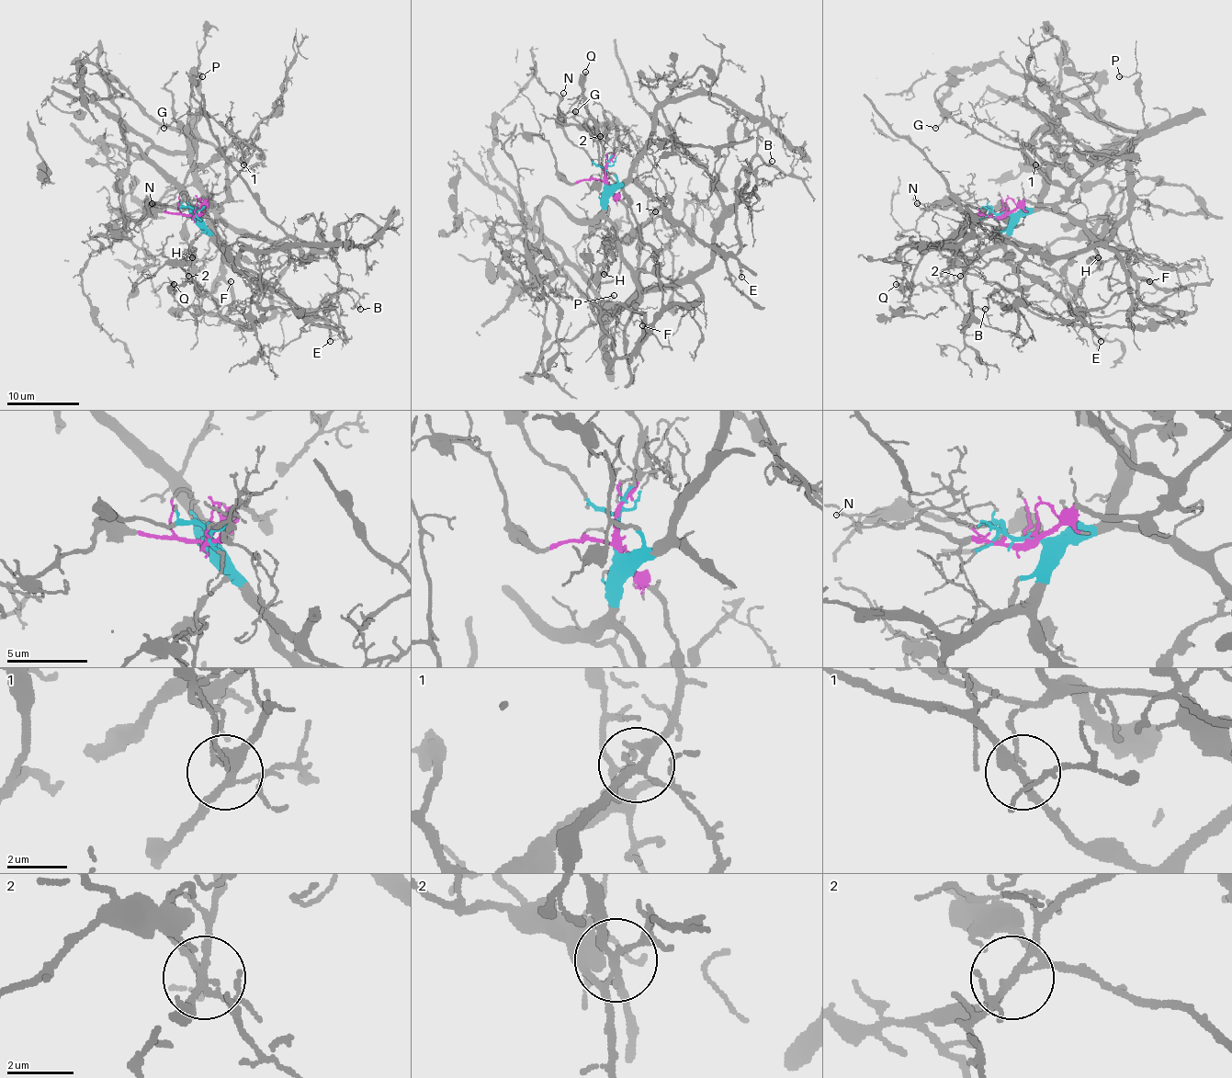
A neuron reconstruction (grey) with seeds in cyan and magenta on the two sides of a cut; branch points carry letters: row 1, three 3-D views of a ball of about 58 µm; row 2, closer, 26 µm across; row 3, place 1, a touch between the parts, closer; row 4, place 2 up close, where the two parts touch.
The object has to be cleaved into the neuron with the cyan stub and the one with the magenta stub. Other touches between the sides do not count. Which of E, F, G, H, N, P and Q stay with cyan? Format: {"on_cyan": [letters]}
{"on_cyan": ["E", "F", "H", "N", "Q"]}

